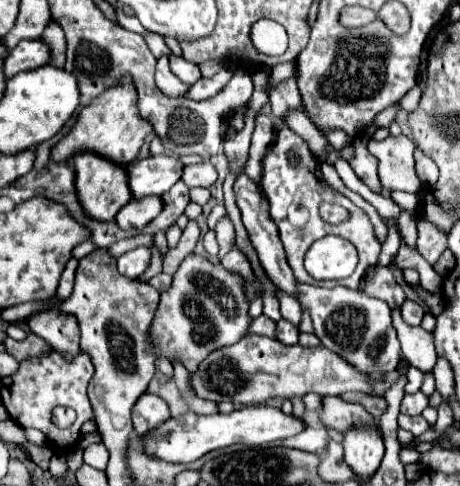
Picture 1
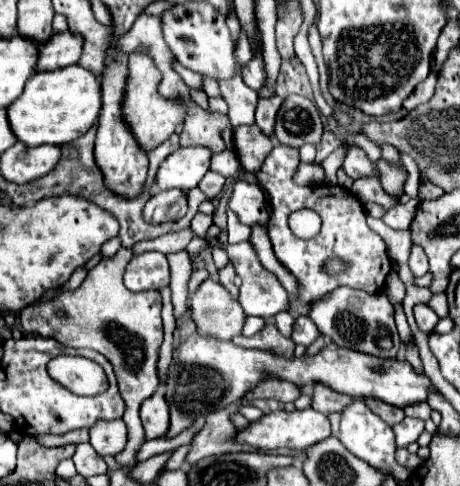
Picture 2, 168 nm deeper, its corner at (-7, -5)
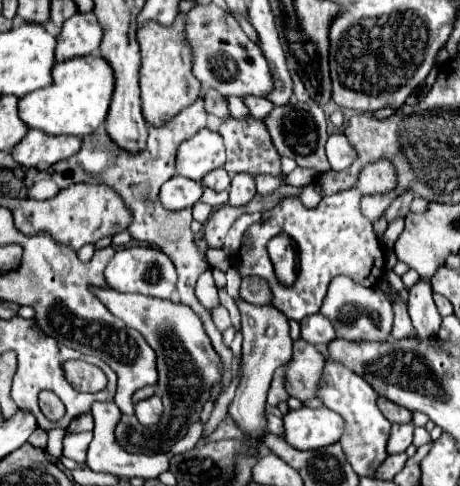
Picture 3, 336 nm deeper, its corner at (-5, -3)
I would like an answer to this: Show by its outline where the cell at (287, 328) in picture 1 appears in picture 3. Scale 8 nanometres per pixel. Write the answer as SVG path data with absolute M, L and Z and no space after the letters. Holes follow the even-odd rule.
M312 314L312 316L306 316L300 320L300 338L314 346L320 346L320 344L326 346L328 342L332 342L336 338L336 334L326 316Z

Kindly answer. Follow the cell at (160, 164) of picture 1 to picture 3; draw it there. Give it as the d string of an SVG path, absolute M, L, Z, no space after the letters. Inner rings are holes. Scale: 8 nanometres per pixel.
M204 128L178 148L176 174L200 182L210 170L224 166L224 160L222 136Z

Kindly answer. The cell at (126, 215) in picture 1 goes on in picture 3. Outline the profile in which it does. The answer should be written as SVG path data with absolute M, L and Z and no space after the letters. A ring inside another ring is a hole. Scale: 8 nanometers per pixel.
M174 176L162 186L158 200L166 210L178 212L182 208L194 206L200 200L200 196L202 196L202 186L198 182L188 180L184 176Z

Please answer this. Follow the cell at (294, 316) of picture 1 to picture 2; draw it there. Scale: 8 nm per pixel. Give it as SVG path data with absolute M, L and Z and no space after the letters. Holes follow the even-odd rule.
M240 242L240 244L234 244L234 246L228 244L226 246L226 254L228 254L236 274L242 278L238 300L242 308L244 308L246 316L260 316L266 322L270 322L274 318L274 314L278 314L282 310L288 310L288 300L290 300L288 292L284 292L282 284L278 282L278 278L272 272L262 268L262 264L258 262L256 252L250 246L250 242Z

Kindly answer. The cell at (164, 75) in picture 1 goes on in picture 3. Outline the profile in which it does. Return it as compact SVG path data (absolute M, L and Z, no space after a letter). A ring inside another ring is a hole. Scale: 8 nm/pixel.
M244 116L244 118L224 118L218 130L224 138L226 146L226 164L224 168L228 174L280 174L280 154L274 150L274 144L270 142L270 134L266 130L266 124L254 116Z

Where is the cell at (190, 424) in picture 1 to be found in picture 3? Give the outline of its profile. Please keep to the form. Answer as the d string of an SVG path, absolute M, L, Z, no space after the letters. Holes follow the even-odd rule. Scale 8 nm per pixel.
M330 408L290 410L284 418L284 438L298 450L316 450L334 444L342 436L344 420Z

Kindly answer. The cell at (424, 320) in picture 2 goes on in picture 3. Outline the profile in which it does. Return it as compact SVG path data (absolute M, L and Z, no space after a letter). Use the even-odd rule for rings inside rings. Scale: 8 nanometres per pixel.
M420 280L414 288L410 288L408 312L420 340L432 340L438 334L442 316L436 310L436 304L432 300L432 288L428 286L428 282Z

